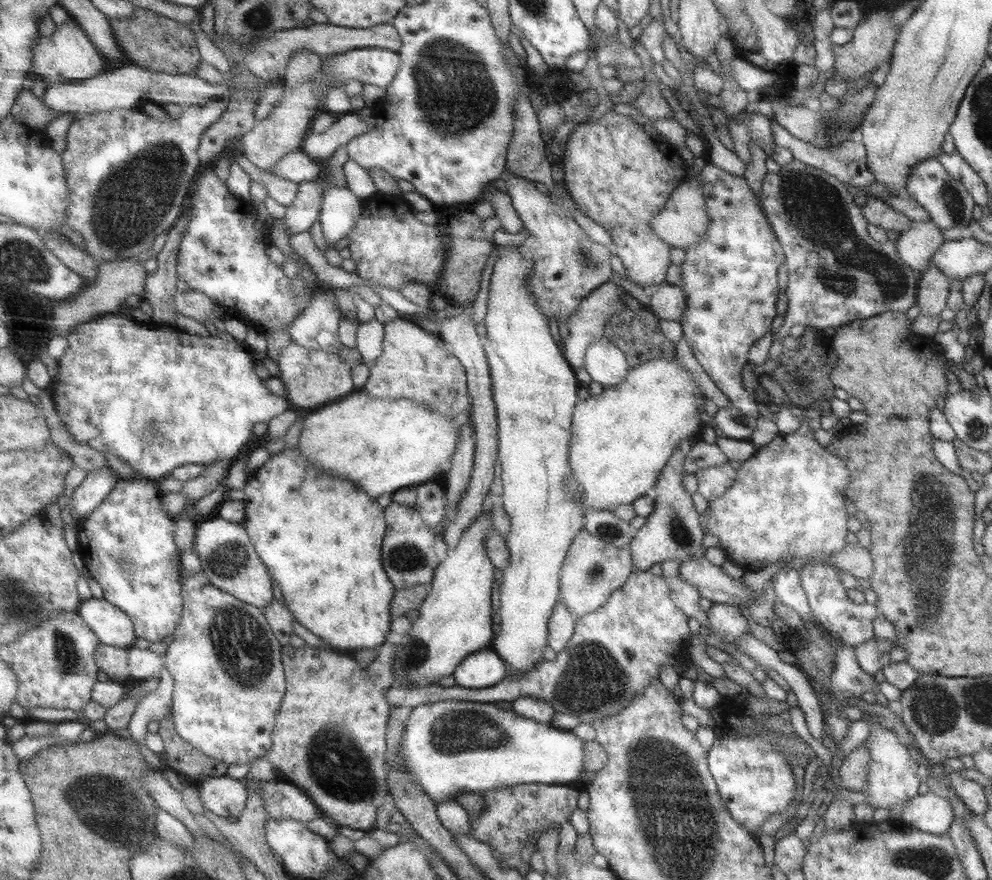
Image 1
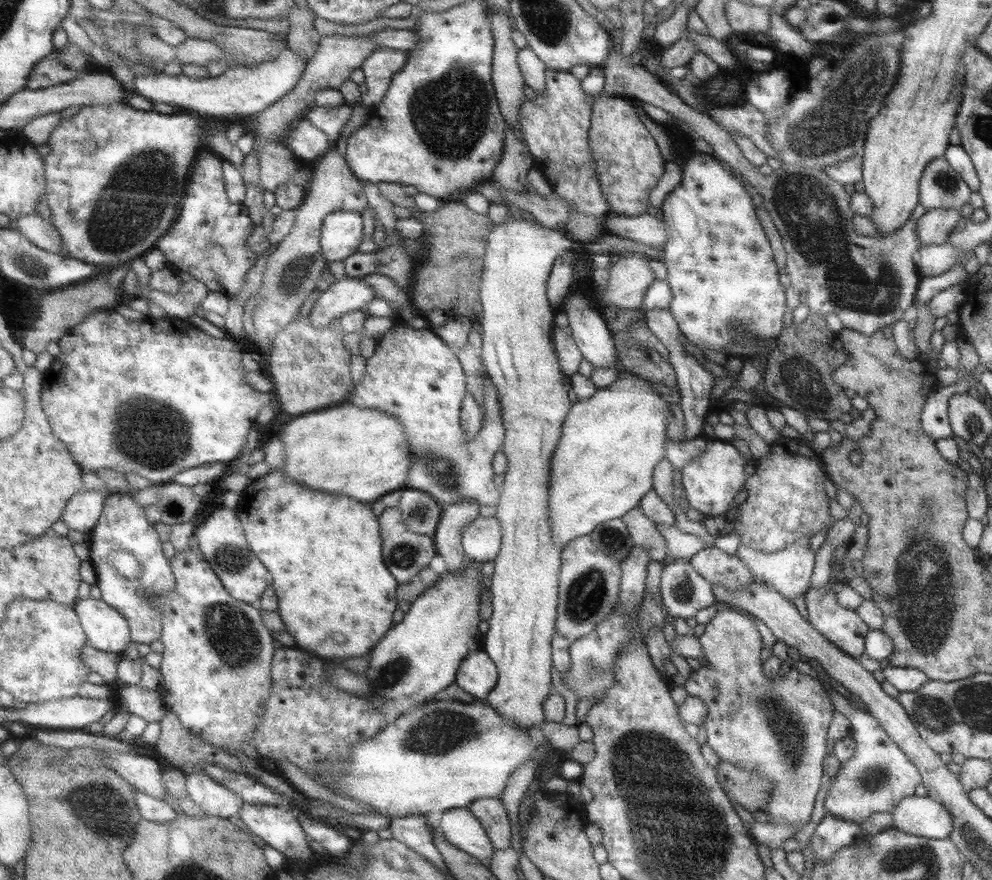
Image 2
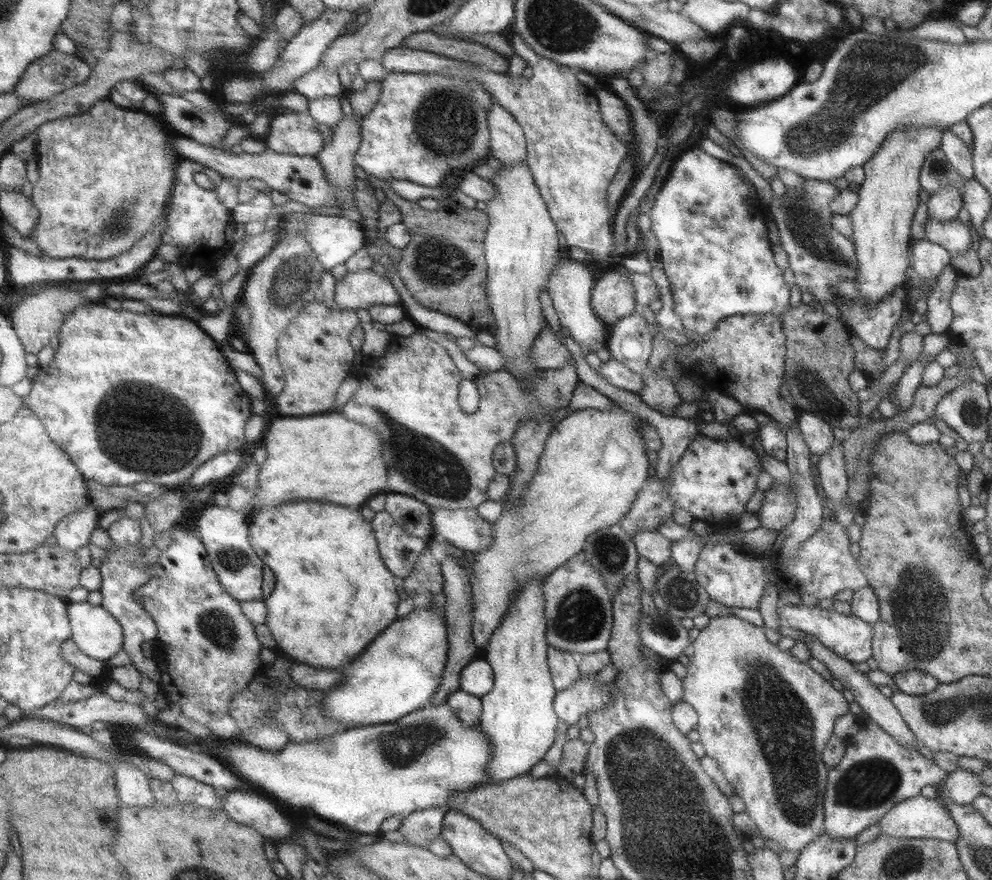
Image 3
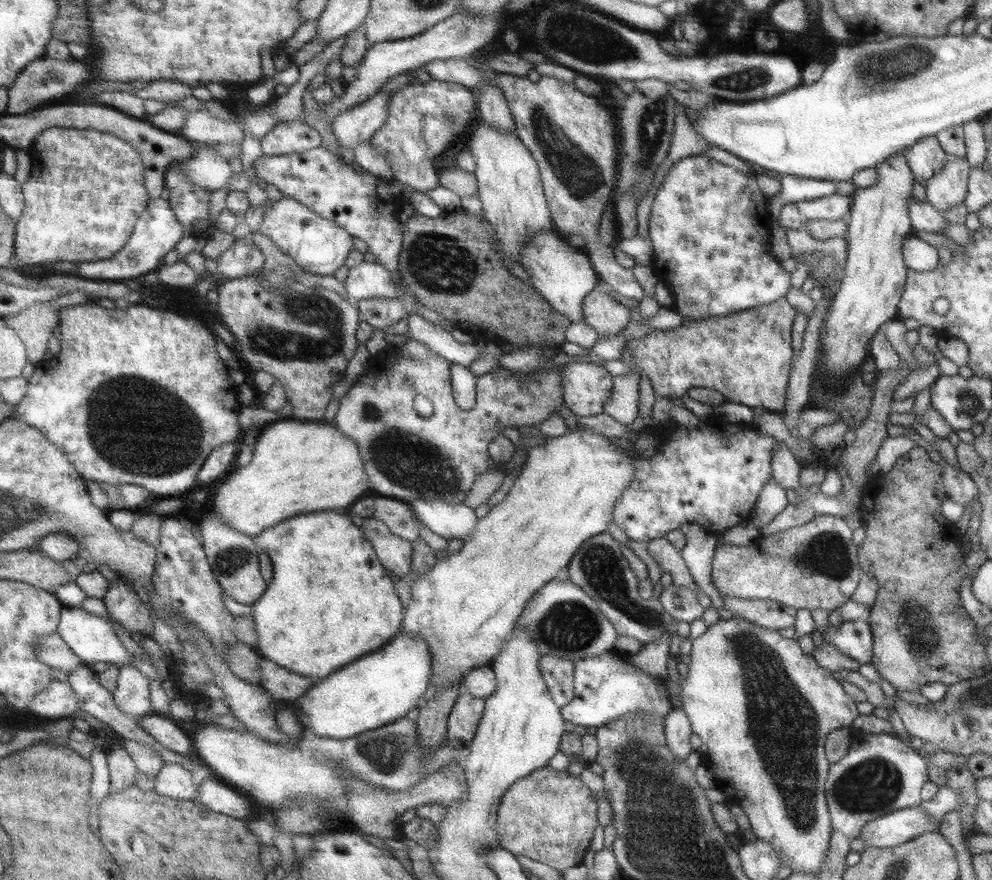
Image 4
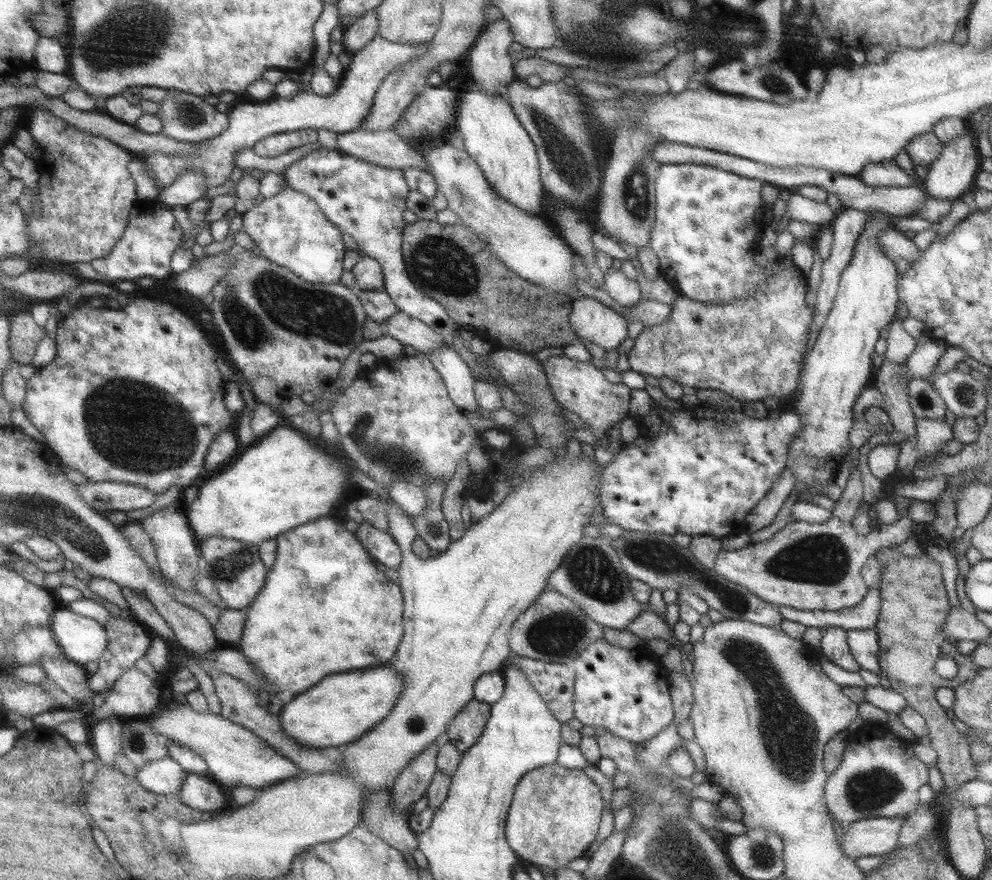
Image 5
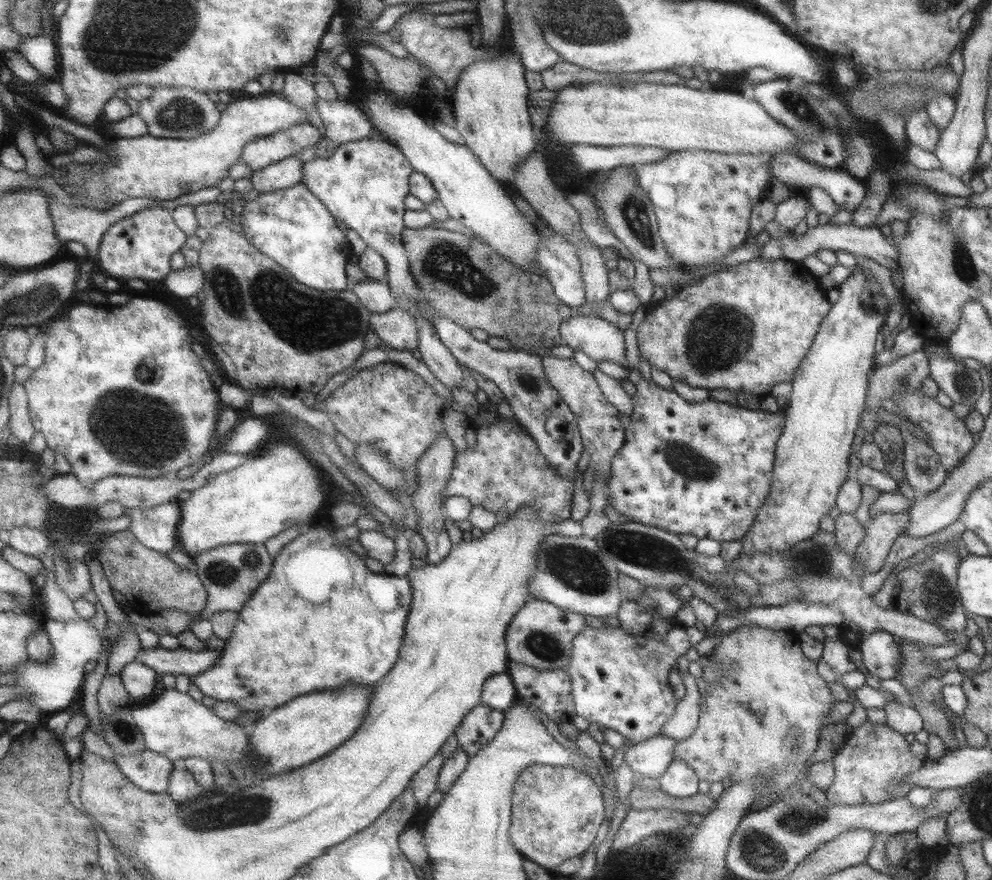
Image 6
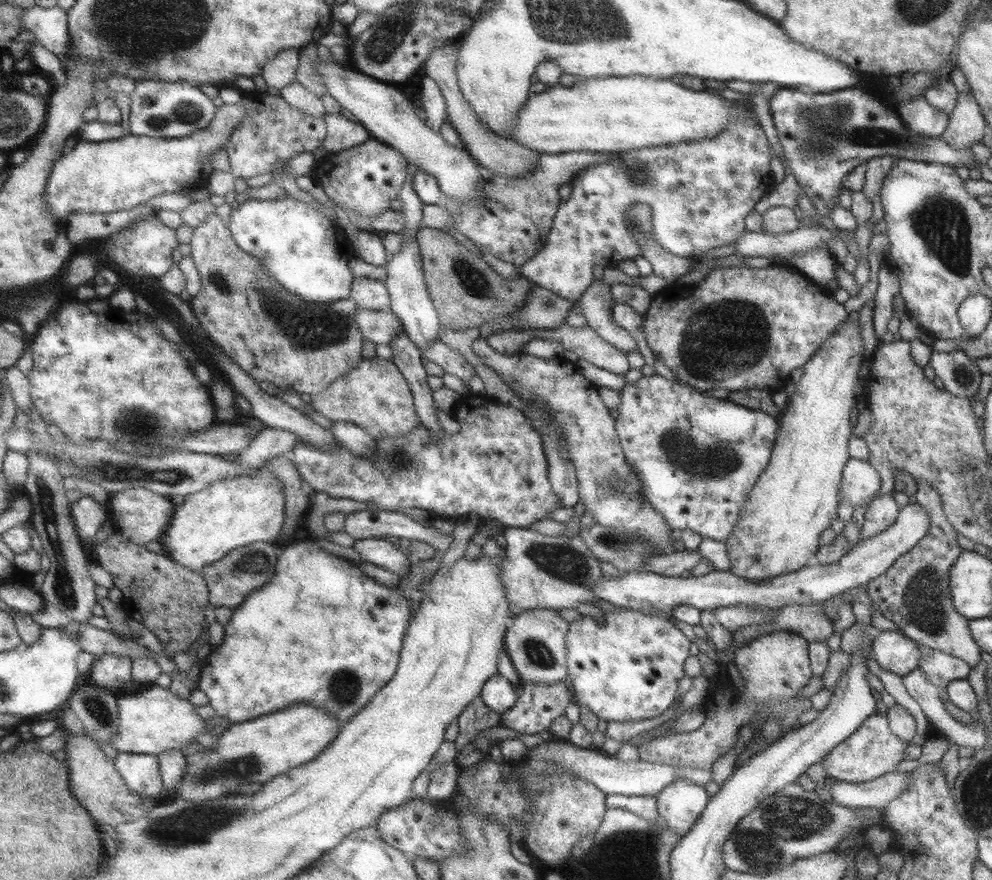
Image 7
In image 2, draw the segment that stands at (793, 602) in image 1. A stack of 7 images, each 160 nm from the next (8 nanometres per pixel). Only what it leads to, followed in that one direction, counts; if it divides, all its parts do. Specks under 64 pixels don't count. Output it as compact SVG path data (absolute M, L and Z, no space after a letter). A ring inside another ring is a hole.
M803 534L800 539L796 540L796 543L786 546L786 549L781 549L778 553L764 553L740 544L736 556L746 564L754 578L782 594L788 601L804 595L809 590L816 554L811 551L810 535L808 534Z

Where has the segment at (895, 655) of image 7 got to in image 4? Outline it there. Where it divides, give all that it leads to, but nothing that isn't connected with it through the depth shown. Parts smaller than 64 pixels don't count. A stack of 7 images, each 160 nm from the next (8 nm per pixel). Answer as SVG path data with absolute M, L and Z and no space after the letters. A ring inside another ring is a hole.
M867 620L842 622L840 626L828 626L823 638L841 652L860 664L871 662L873 657L873 630Z

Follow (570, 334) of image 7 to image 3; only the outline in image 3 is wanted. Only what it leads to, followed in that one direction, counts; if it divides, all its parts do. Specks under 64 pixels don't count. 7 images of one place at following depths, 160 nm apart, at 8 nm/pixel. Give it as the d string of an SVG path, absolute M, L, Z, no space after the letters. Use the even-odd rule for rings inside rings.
M622 269L606 272L595 282L591 305L598 318L608 325L630 316L638 306L633 280Z

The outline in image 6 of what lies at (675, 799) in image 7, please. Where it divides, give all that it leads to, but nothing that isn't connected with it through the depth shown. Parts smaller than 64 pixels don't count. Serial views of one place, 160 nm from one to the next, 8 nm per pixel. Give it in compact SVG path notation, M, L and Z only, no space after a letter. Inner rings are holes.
M673 759L667 771L657 780L665 793L682 800L698 793L698 775L682 759Z

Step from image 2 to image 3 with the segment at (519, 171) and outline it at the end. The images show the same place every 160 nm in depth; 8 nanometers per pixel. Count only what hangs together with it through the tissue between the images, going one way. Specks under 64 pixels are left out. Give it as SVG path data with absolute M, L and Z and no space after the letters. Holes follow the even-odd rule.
M497 103L492 105L492 109L488 113L488 128L490 130L492 159L498 160L499 166L516 166L527 162L527 142L522 126Z

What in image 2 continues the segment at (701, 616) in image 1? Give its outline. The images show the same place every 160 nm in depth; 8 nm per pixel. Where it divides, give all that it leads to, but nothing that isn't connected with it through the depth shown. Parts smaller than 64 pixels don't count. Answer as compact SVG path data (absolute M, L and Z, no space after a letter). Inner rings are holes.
M668 560L662 570L661 599L674 617L695 618L698 611L716 603L712 585L691 566L687 560Z

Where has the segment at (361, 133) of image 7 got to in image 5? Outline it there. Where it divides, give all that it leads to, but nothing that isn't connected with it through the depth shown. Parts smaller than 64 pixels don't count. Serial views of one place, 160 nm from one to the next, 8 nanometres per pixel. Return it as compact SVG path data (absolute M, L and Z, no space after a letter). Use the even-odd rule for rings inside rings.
M377 34L360 52L350 55L352 62L345 70L343 79L338 82L338 88L332 95L318 96L314 92L300 91L290 99L278 97L267 101L254 101L250 104L234 103L231 105L232 111L227 114L228 128L216 138L196 144L195 152L189 152L184 156L166 156L160 152L144 153L149 160L149 168L154 175L153 179L160 188L166 189L171 187L178 177L187 171L187 168L193 168L203 172L207 178L205 183L208 190L230 179L235 167L233 156L236 151L242 148L254 148L256 143L270 135L300 131L306 128L326 129L338 135L360 130L360 124L372 110L374 96L388 73L398 69L398 66L423 56L429 47L430 42L428 41L417 45L400 44L390 42Z

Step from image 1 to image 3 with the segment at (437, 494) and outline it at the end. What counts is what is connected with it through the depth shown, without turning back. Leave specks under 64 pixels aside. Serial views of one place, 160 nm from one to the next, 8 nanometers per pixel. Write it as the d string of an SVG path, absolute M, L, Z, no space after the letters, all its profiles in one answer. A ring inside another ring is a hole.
M388 492L386 510L408 534L430 539L434 535L432 508L415 496Z

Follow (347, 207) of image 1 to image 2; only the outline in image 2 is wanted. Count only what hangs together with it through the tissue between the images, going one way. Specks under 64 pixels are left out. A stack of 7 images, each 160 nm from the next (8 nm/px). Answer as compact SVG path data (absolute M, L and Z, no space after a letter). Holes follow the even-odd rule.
M348 210L330 212L324 217L321 227L321 251L329 263L346 260L358 252L364 232L360 213Z

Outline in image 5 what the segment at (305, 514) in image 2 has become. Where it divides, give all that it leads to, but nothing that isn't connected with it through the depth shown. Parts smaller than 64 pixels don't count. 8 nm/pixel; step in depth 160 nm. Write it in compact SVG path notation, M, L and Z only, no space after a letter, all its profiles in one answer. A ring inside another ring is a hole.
M320 517L319 519L311 520L306 524L295 526L292 530L287 530L276 538L276 564L272 571L268 571L267 582L264 588L256 595L254 603L246 610L246 623L239 640L240 652L249 658L249 661L260 671L264 676L268 686L266 691L271 693L279 693L285 690L293 691L296 695L309 690L314 684L320 683L328 674L338 674L346 671L359 671L389 663L393 656L397 654L397 650L404 634L404 600L401 587L392 582L382 570L376 568L373 557L366 551L364 545L358 541L355 532L348 530L345 524L338 522L332 517Z

